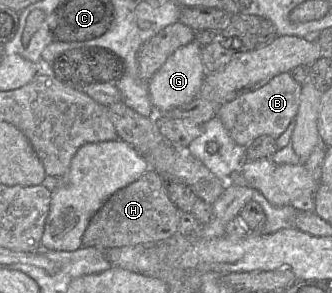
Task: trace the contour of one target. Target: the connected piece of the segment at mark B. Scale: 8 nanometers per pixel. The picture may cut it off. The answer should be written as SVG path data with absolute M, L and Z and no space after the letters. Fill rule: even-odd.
M290 72L281 73L259 89L244 93L228 103L221 105L216 116L219 117L230 137L247 150L247 147L259 136L268 135L278 139L288 128L291 121L296 119L301 100L302 86L302 84L297 83L292 78Z

